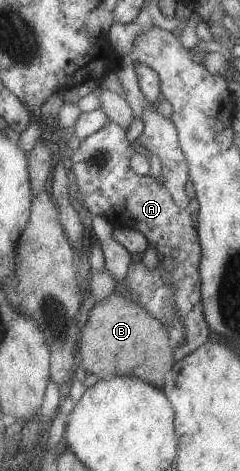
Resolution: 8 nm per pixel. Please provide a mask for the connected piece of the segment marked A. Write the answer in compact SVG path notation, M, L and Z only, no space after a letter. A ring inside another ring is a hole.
M107 122L104 128L101 128L98 132L91 134L89 137L86 137L84 140L81 141L80 146L78 149L73 150L71 158L69 162L72 165L73 174L75 175L76 179L76 186L75 191L73 192L75 198L81 199L80 207L89 210L92 215L95 216L103 216L106 217L115 228L129 228L132 230L137 230L141 234L143 234L149 243L150 246L155 248L156 254L158 255L159 259L159 269L161 269L162 277L166 277L166 281L172 286L172 296L176 300L176 304L174 305L174 309L176 310L176 315L180 318L183 322L185 333L184 333L184 340L174 349L174 359L177 363L181 361L186 355L193 353L200 345L207 343L211 337L213 337L212 331L209 329L207 320L204 316L204 307L202 302L202 297L200 294L200 261L202 258L202 249L199 243L198 238L198 227L196 221L193 221L193 217L189 214L190 210L183 211L177 204L176 201L173 199L173 196L170 194L170 191L163 185L161 179L159 177L149 176L140 176L136 171L133 171L133 168L130 164L130 159L133 157L133 154L138 150L135 144L129 142L127 140L126 129L121 127L118 123L115 122Z

